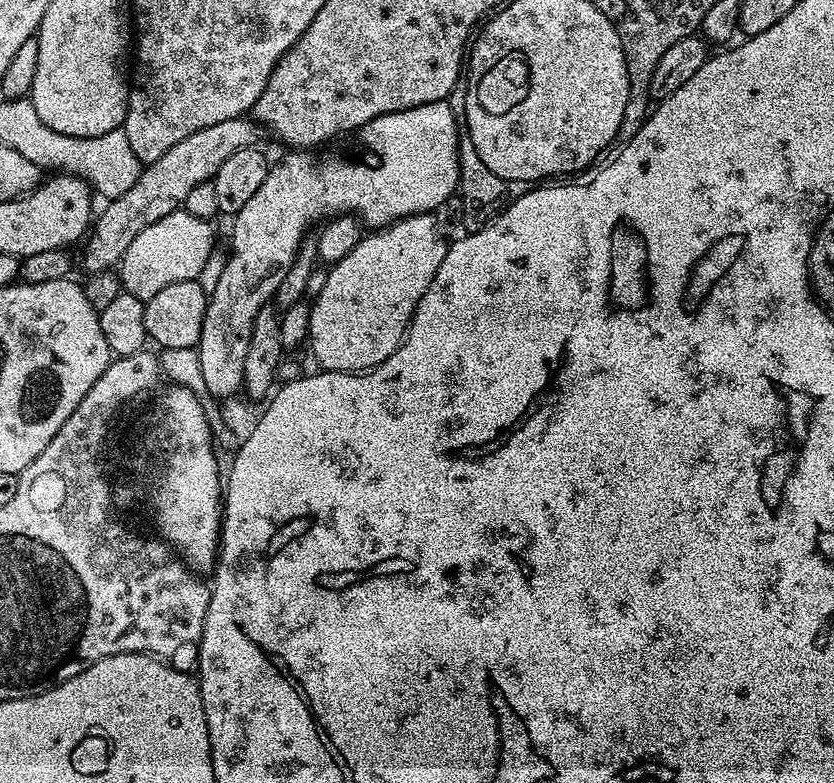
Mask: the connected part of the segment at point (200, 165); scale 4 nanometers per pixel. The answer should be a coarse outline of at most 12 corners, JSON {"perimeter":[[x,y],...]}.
{"perimeter":[[230,118],[143,165],[99,209],[85,273],[115,269],[146,226],[181,211],[226,158],[261,143]]}

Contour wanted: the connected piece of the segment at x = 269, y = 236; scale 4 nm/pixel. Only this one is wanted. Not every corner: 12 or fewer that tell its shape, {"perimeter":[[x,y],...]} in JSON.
{"perimeter":[[448,100],[374,118],[364,160],[292,150],[234,214],[198,351],[243,389],[254,322],[315,220],[379,230],[457,195]]}

